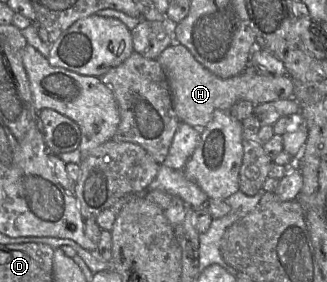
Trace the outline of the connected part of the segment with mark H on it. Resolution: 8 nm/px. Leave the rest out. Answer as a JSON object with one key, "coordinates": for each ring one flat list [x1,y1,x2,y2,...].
{"coordinates":[[177,42,165,48,157,60,168,78,178,119,200,130,209,124,215,110,228,111,238,101,247,100,257,105,294,97,294,82,288,75,263,74,250,65,241,74,223,79,200,64,184,45]]}

